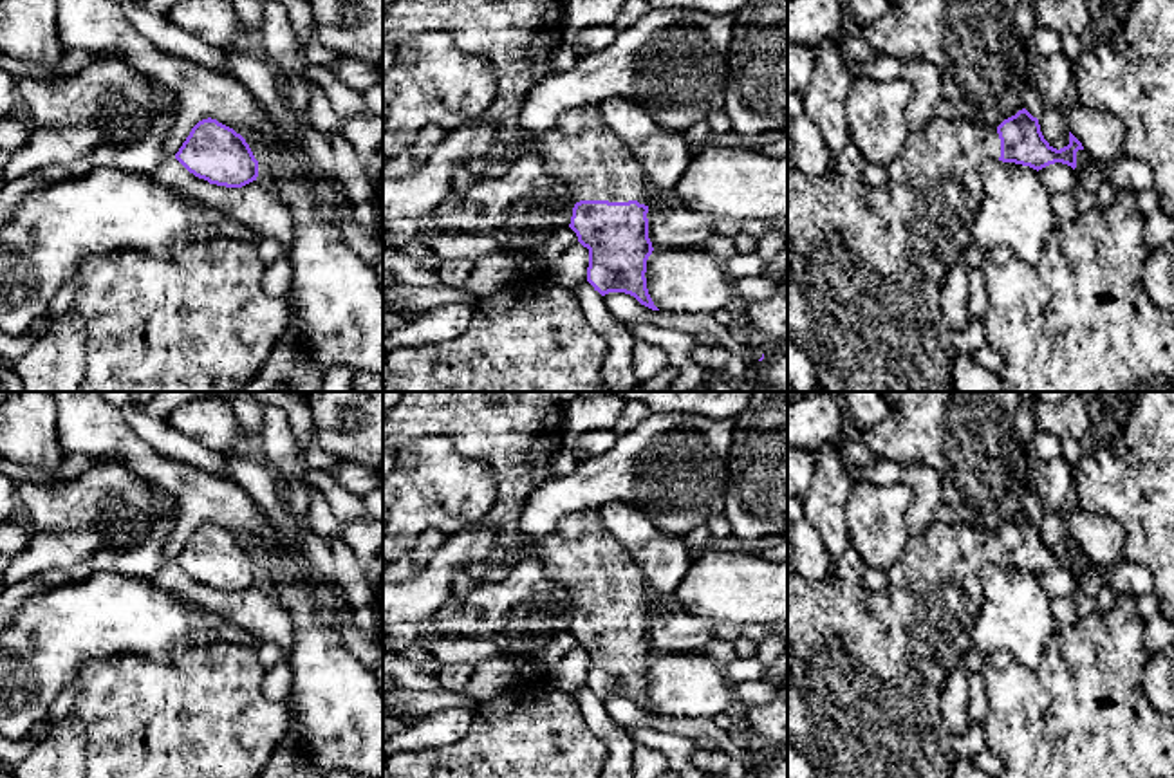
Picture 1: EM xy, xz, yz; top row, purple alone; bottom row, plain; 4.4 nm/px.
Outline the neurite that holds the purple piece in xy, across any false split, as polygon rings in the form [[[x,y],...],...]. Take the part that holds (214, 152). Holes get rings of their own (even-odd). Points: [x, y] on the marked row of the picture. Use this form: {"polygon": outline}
{"polygon": [[[217,119],[199,121],[175,159],[210,184],[242,188],[258,177],[258,161],[246,139]]]}

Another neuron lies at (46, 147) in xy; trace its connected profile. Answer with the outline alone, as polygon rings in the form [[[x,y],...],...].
[[[99,125],[70,128],[33,128],[25,146],[13,152],[4,170],[4,182],[20,179],[47,164],[69,166],[79,157],[98,152],[105,141]]]

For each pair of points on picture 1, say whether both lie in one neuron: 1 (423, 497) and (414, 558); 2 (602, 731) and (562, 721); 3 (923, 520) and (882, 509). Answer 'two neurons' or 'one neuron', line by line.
1: two neurons
2: two neurons
3: two neurons

